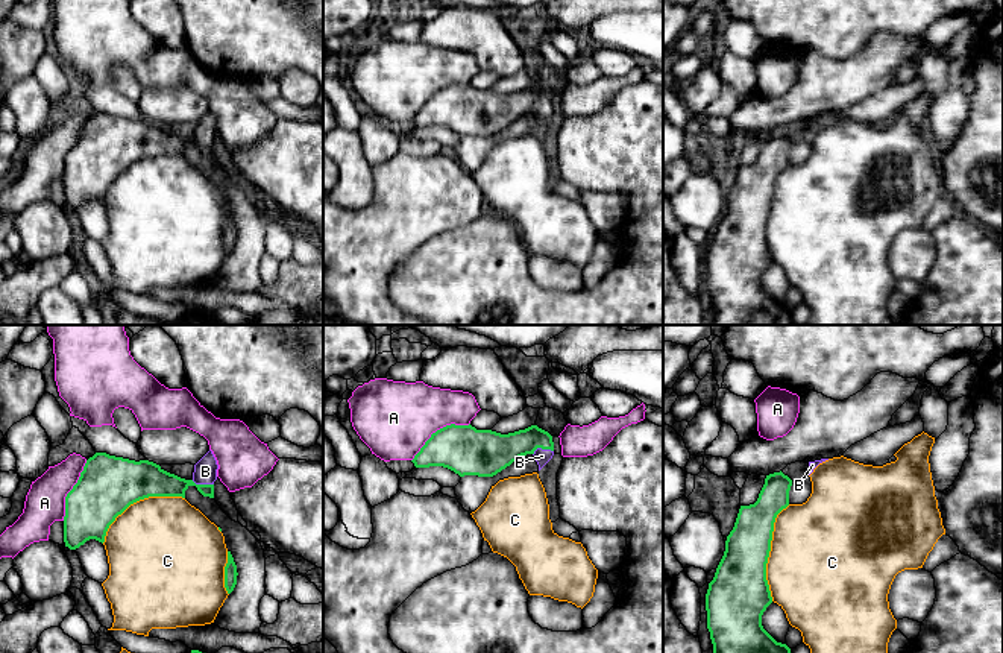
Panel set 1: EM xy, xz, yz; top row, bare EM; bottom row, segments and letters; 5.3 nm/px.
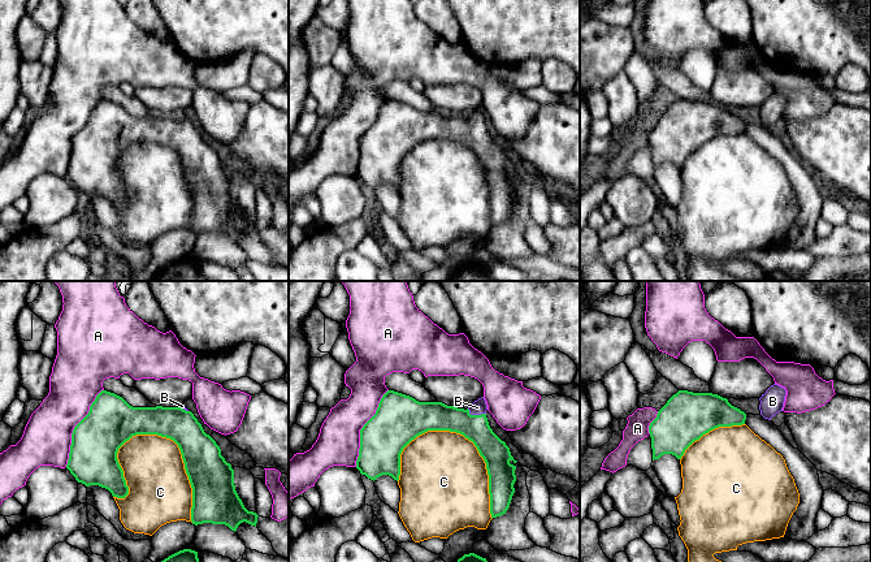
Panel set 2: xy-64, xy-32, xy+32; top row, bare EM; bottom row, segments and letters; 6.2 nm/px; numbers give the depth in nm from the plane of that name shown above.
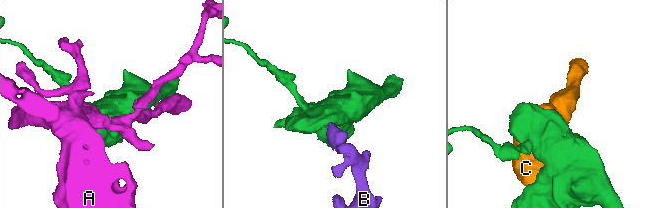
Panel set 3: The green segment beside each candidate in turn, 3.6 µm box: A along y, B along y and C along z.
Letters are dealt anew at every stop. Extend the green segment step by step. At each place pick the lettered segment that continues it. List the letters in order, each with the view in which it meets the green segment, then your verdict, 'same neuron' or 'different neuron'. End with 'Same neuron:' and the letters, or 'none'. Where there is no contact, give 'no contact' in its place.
A: meets green in xz; different neuron
B: meets green in xz; same neuron
C: meets green in yz; different neuron
Same neuron: B

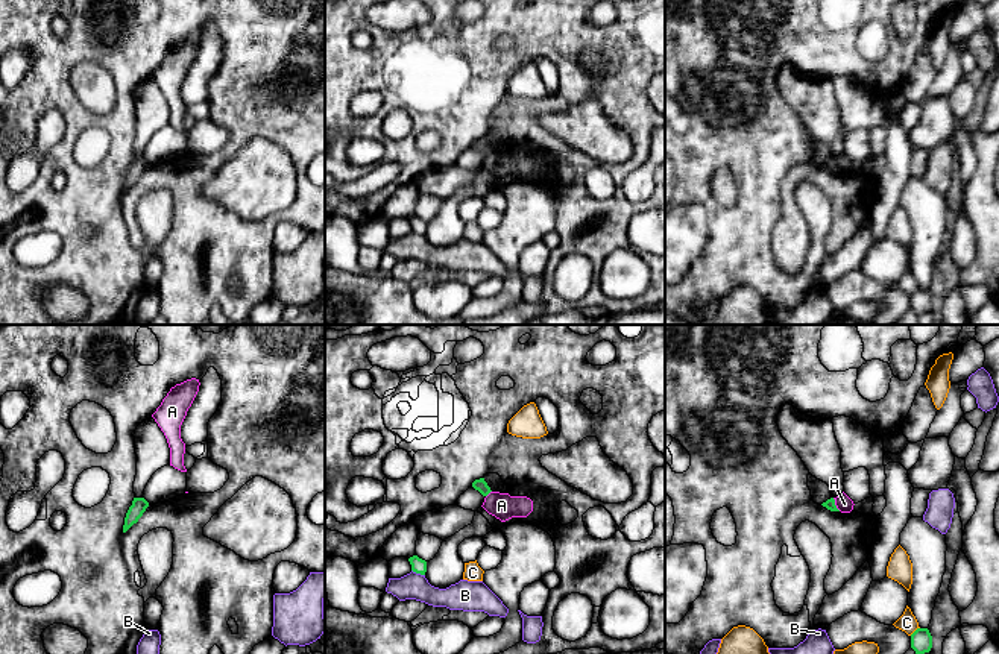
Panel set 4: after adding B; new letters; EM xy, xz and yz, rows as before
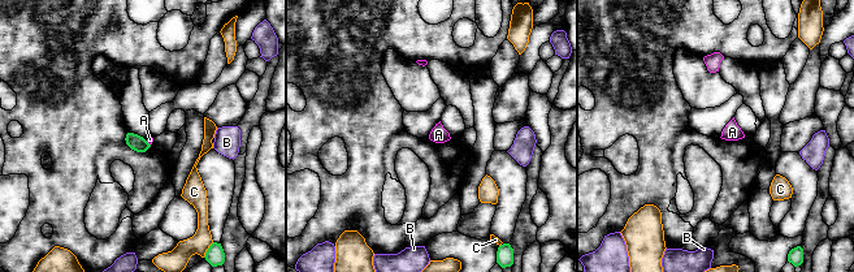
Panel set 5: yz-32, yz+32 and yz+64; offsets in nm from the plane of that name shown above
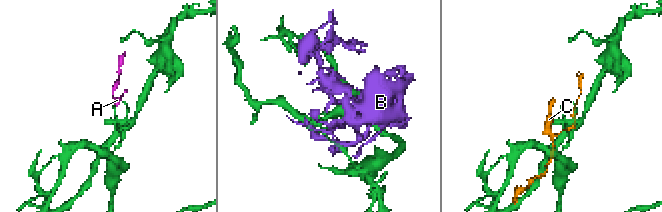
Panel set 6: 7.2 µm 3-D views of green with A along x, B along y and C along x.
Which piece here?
A: meets green in xz; different neuron
B: meets green in xz; different neuron
C: meets green in yz; different neuron
Same neuron: none

